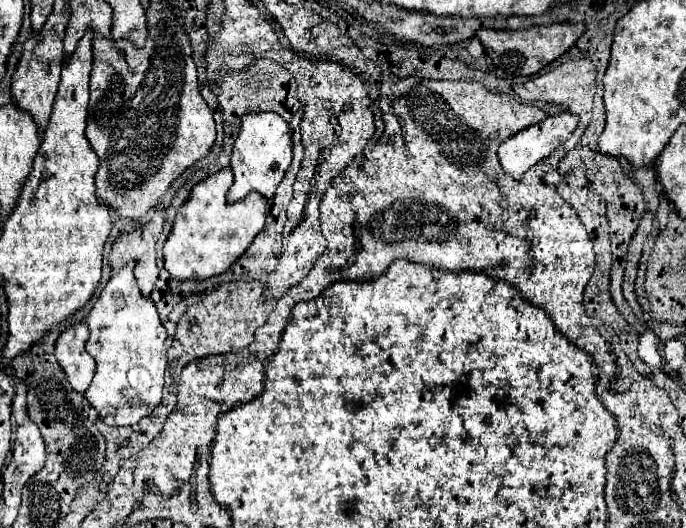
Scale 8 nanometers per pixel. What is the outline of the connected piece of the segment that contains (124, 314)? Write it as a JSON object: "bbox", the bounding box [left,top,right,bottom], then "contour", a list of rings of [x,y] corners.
{"bbox":[86,262,168,426],"contour":[[[128,262],[128,266],[114,272],[86,316],[90,328],[86,350],[96,360],[96,374],[86,398],[108,426],[132,426],[162,400],[168,336],[154,300],[140,294],[134,268],[136,262]]]}

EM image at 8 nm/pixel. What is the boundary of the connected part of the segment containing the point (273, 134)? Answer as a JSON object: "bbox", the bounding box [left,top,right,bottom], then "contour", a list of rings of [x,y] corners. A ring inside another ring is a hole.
{"bbox":[232,112,292,182],"contour":[[[276,112],[244,114],[240,134],[232,150],[234,182],[282,182],[292,160],[292,134],[288,122]]]}

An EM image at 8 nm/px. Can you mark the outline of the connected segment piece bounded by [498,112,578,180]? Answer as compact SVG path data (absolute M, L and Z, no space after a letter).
M562 112L562 114L556 114L556 116L548 116L546 120L538 122L538 124L532 124L516 134L512 134L506 142L500 144L498 148L498 160L502 164L502 170L512 176L514 180L520 180L524 176L526 170L530 170L530 166L538 164L540 160L544 160L546 156L550 156L560 144L564 144L570 136L570 132L576 128L578 124L578 116L576 114L570 114L570 112Z

